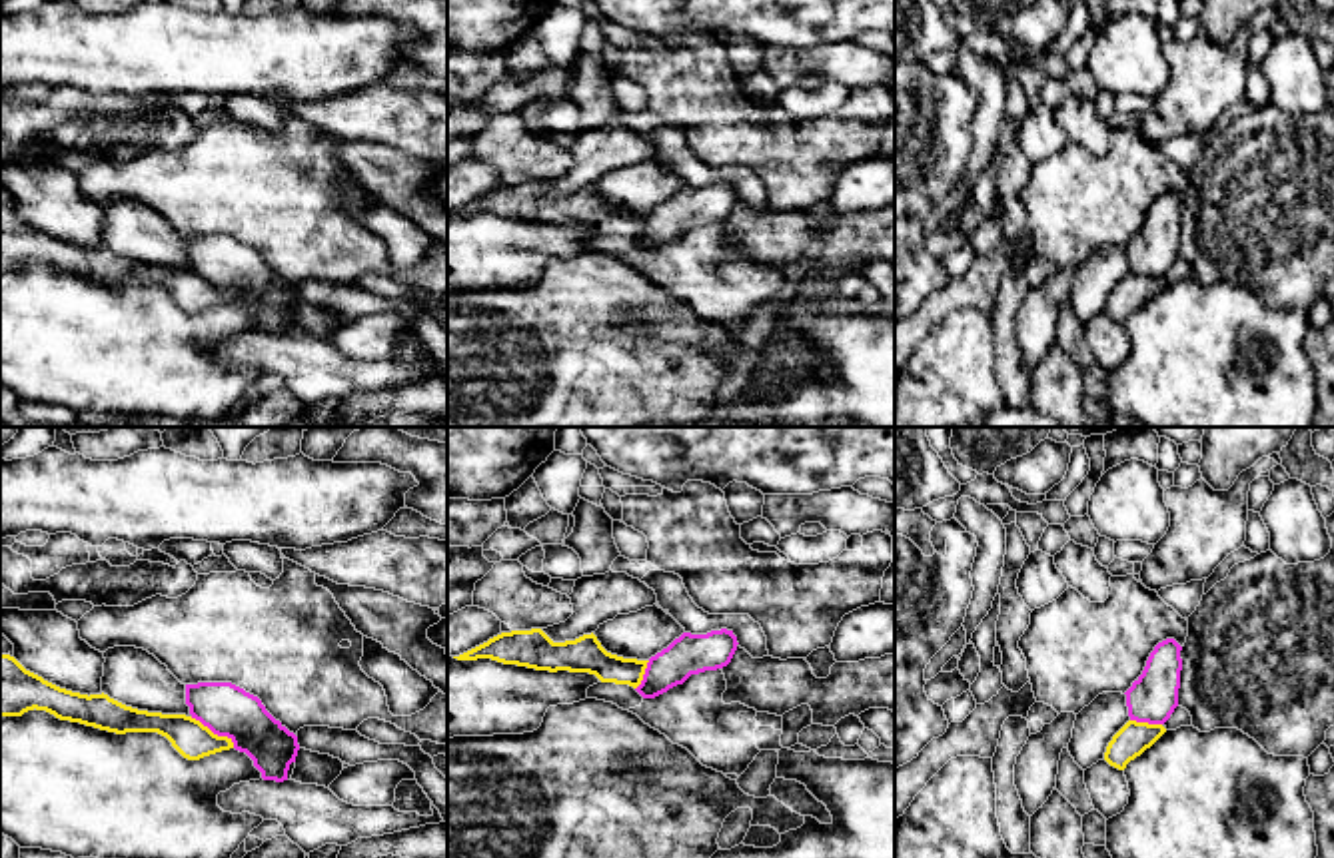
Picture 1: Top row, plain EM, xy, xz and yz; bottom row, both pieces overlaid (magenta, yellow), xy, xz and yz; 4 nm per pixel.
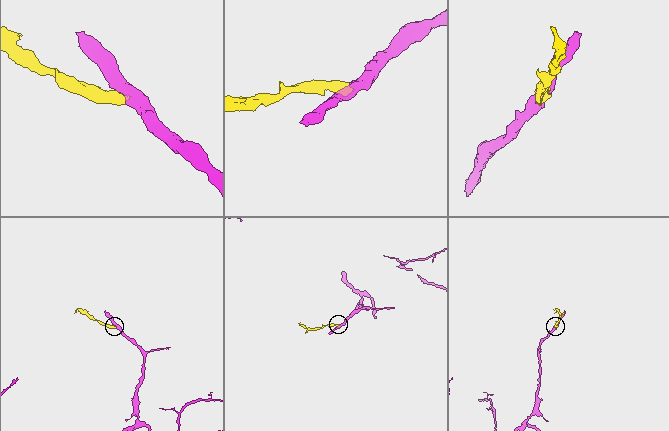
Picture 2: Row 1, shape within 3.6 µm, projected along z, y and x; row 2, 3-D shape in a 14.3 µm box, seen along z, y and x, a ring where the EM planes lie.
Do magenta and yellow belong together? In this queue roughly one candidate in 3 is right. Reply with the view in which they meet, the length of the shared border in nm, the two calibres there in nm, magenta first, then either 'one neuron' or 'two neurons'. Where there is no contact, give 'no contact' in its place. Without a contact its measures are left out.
xy | 220 nm | 200/150 nm | two neurons

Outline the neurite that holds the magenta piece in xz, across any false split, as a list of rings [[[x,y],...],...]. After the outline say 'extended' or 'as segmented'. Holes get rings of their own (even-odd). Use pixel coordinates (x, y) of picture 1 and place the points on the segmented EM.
[[[727,629],[707,635],[683,633],[649,658],[643,680],[635,690],[643,698],[655,698],[683,684],[691,674],[723,668],[731,662],[737,644],[737,637]]]; as segmented

